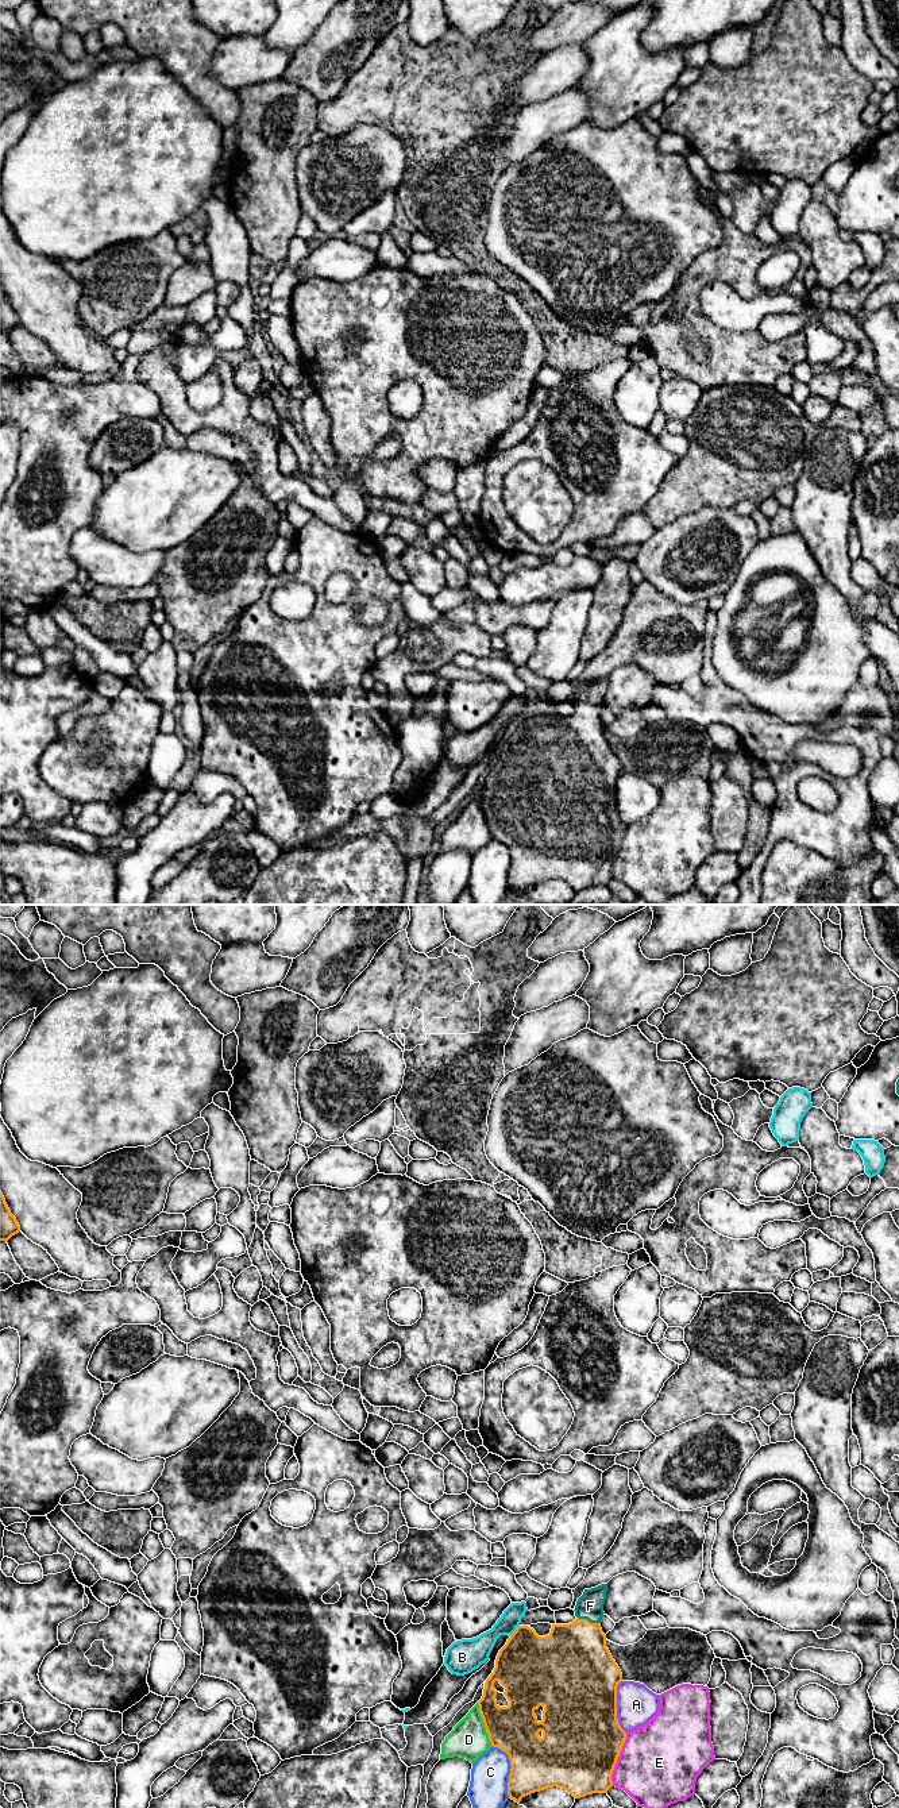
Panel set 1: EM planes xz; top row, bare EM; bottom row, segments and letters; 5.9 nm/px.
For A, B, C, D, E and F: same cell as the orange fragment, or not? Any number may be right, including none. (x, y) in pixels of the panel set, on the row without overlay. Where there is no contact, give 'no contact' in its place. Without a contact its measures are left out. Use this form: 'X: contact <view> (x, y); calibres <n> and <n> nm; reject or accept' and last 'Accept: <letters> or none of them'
A: contact xz (616, 800); calibres 460 and 240 nm; reject
B: contact xz (516, 723); calibres 400 and 140 nm; reject
C: contact xz (510, 862); calibres 320 and 240 nm; reject
D: contact xz (485, 817); calibres 280 and 220 nm; reject
E: contact xz (617, 851); calibres 480 and 480 nm; reject
F: contact xz (587, 713); calibres 420 and 160 nm; accept
Accept: F

